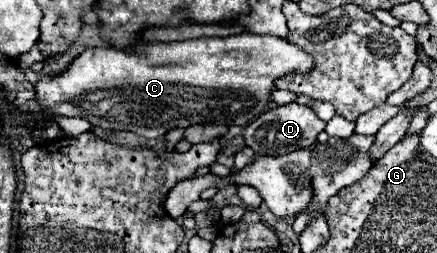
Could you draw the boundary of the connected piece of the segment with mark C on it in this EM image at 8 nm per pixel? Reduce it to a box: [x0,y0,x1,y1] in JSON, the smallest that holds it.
[36,34,314,138]

